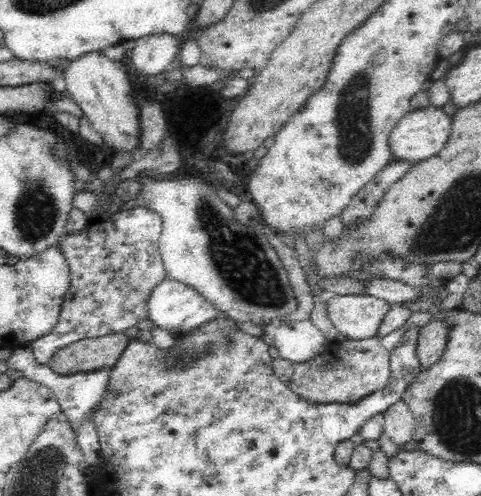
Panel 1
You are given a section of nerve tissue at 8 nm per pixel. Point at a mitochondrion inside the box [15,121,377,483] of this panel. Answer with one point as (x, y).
(237, 255)

